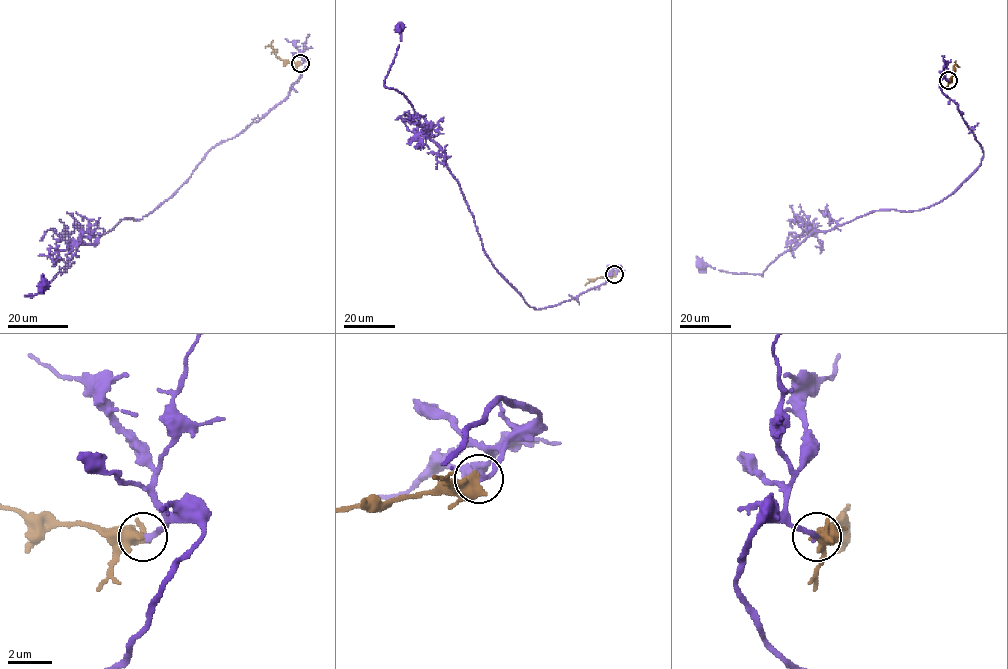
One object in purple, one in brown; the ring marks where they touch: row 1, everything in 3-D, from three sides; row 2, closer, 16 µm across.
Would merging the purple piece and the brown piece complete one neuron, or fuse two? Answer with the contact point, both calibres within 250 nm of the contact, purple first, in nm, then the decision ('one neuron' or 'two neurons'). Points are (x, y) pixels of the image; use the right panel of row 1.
place (948, 80); calibres 220 and 650 nm; one neuron

